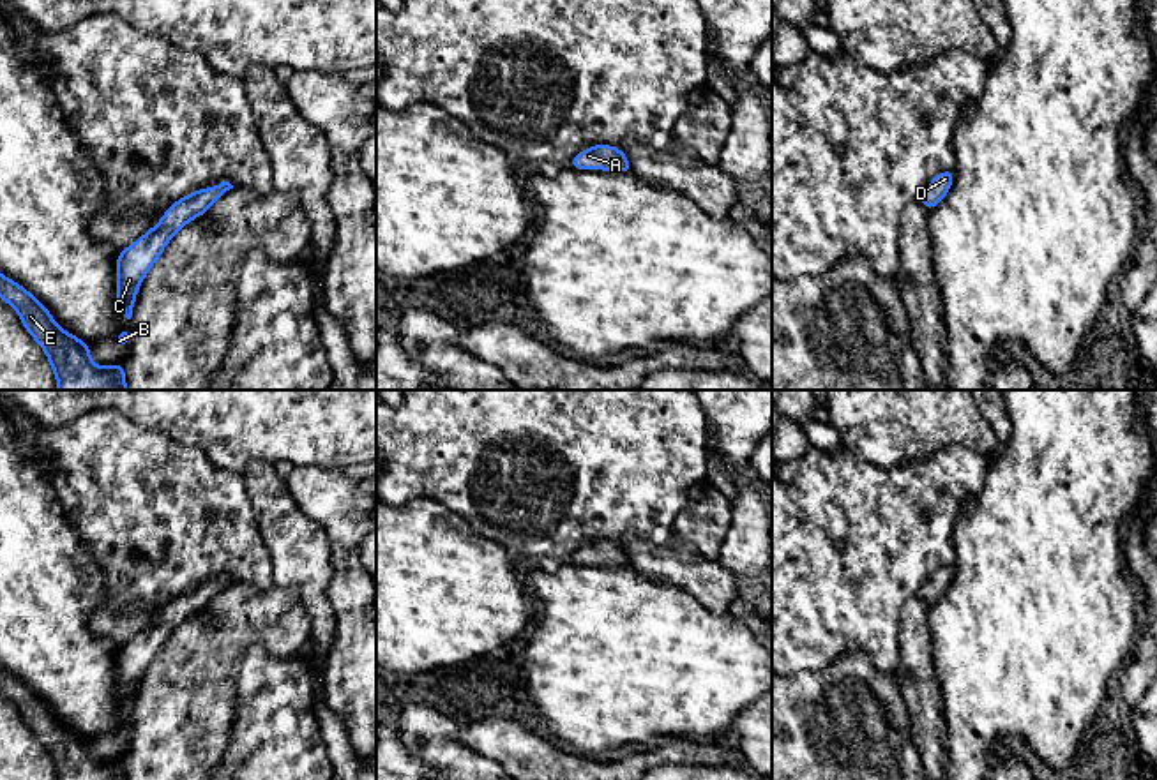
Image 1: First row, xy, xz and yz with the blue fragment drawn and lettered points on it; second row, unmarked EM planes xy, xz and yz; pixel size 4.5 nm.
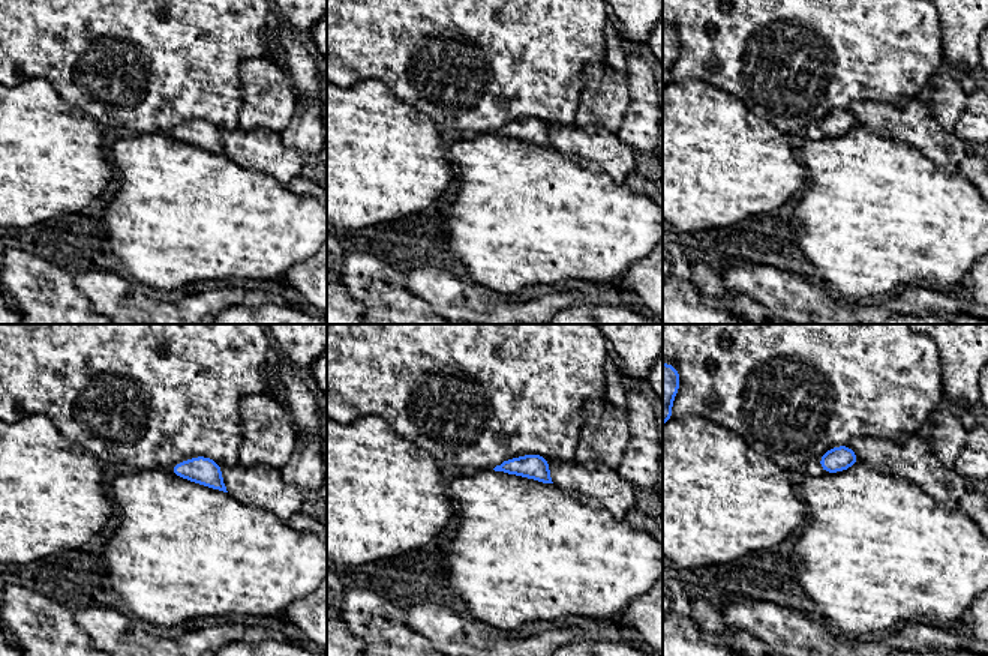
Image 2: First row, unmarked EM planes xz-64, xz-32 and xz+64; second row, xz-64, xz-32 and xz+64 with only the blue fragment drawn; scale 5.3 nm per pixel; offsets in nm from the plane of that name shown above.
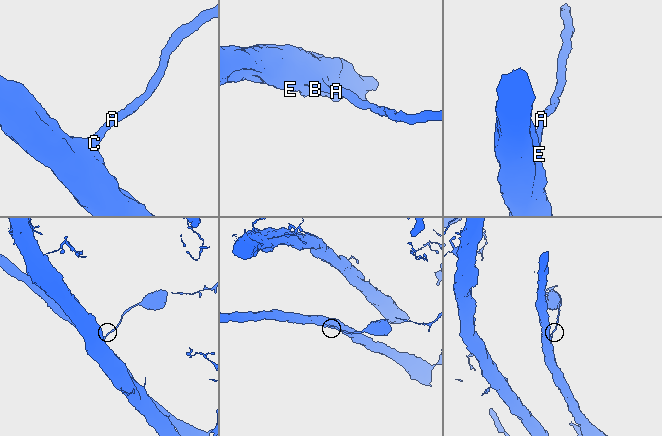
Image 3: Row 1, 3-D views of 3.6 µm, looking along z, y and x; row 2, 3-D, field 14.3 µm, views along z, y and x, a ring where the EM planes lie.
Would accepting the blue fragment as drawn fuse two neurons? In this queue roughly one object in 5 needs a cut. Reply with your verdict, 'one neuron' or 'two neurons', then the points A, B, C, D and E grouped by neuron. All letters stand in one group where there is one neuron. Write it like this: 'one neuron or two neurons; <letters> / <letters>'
one neuron; A B C D E

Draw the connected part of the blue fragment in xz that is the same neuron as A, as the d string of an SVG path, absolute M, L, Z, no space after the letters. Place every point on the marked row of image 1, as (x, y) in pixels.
M594 145L569 161L576 169L606 169L632 173L627 155L618 146Z

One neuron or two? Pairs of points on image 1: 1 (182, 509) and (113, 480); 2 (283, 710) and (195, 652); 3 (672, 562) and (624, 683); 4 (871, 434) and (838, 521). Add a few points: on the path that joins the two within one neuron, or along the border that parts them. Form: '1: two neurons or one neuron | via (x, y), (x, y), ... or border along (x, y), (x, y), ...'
1: one neuron | via (165, 509), (149, 509), (131, 491)
2: two neurons | border along (260, 644), (246, 650), (230, 720)
3: two neurons | border along (633, 567), (652, 579), (680, 588), (700, 602)
4: two neurons | border along (846, 443), (878, 466), (896, 468), (903, 464)

